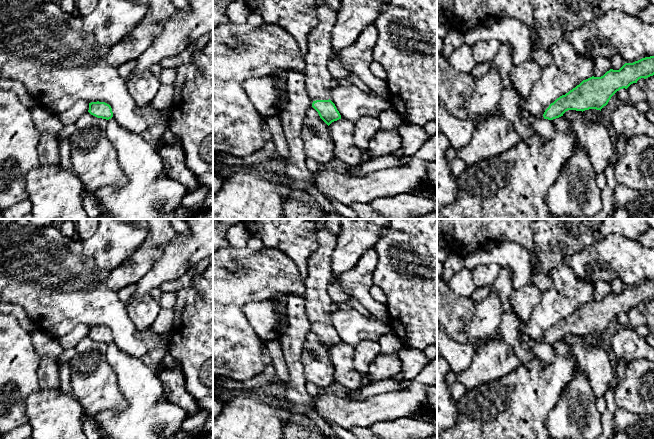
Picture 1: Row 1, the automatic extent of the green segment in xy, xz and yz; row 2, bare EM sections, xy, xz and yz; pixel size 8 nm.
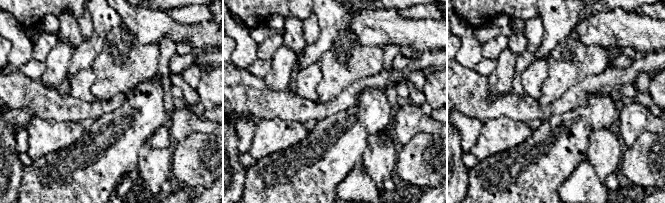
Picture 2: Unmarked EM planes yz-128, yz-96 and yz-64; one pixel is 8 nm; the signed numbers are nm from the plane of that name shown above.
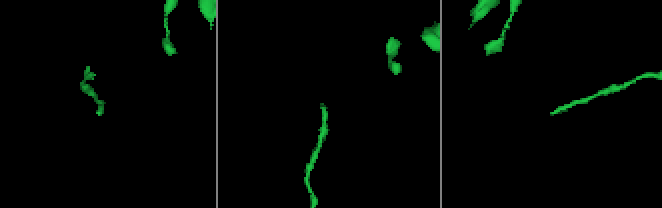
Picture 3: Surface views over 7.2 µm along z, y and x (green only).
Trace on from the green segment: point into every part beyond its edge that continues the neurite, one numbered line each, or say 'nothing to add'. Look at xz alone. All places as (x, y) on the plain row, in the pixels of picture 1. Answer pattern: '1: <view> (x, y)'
1: xz (318, 305)

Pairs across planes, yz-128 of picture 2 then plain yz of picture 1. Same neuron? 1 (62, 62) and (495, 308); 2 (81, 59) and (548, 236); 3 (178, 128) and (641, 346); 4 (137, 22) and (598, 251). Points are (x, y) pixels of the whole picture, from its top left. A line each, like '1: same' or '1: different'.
1: same
2: same
3: same
4: same

